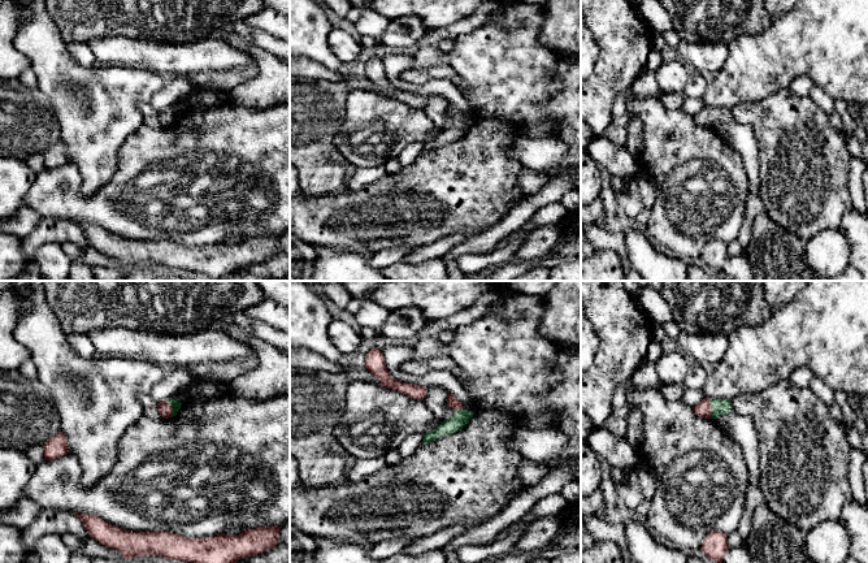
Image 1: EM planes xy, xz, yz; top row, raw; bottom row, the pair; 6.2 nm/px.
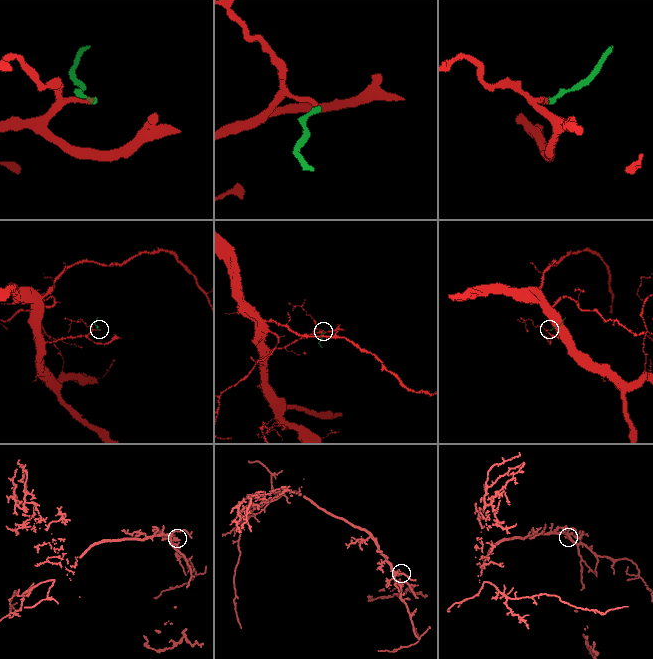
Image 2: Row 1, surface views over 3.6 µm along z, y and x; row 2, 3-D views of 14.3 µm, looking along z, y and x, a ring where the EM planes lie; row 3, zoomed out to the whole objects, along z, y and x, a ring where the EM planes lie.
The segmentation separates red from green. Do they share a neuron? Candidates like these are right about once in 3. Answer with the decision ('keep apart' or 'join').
join

